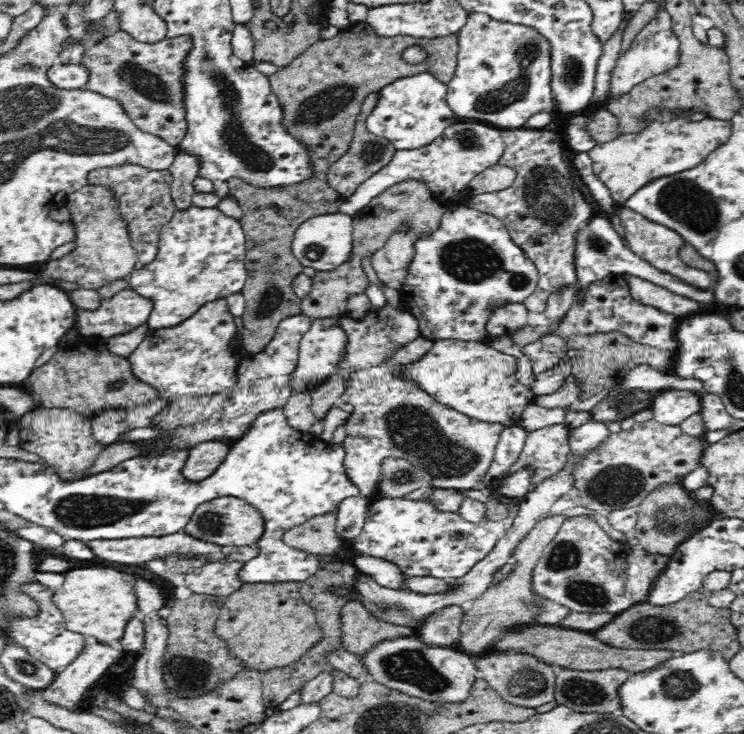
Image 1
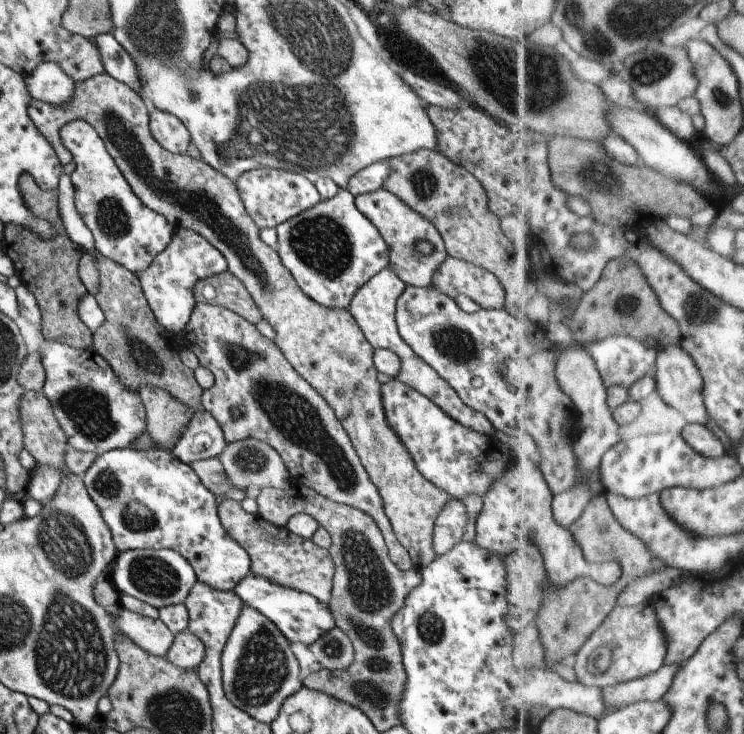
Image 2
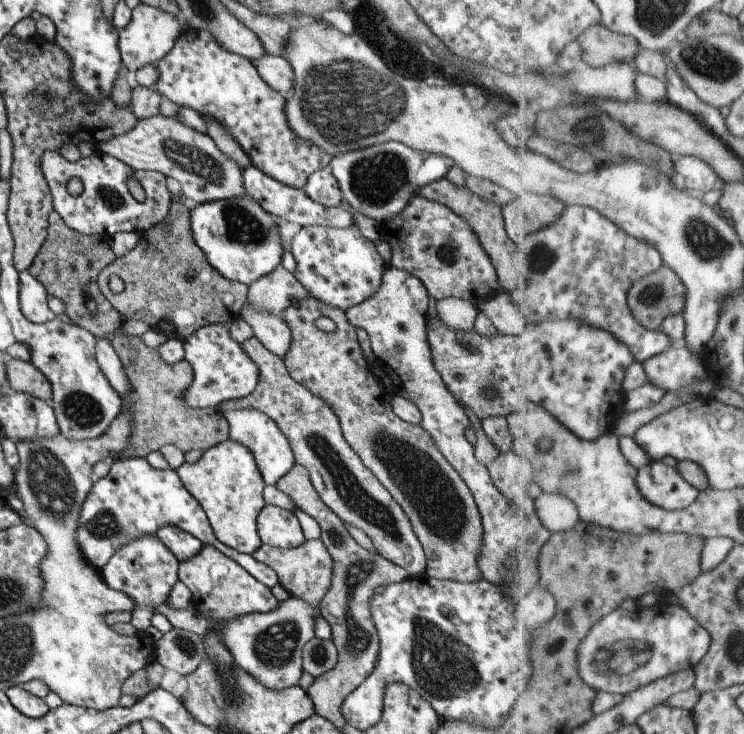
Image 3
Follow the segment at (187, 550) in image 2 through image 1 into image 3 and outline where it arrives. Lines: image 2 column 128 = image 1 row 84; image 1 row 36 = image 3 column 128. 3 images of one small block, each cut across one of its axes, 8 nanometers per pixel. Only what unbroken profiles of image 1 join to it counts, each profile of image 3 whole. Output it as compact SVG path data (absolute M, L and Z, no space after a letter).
M144 457L119 458L110 463L107 474L92 483L82 502L78 515L76 539L82 557L97 571L121 548L142 535L153 535L162 526L171 525L194 536L202 545L215 547L217 551L236 562L257 582L271 588L278 583L276 572L257 562L248 553L229 547L218 539L204 510L181 484L173 469L155 470Z

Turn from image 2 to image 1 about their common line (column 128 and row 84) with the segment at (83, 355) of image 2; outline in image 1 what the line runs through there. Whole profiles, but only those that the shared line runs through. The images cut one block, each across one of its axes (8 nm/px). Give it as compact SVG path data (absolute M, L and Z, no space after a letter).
M422 72L406 78L399 78L380 90L380 100L366 119L368 130L376 136L382 136L400 150L414 150L434 142L449 126L460 122L447 104L447 84L442 83L432 73Z

